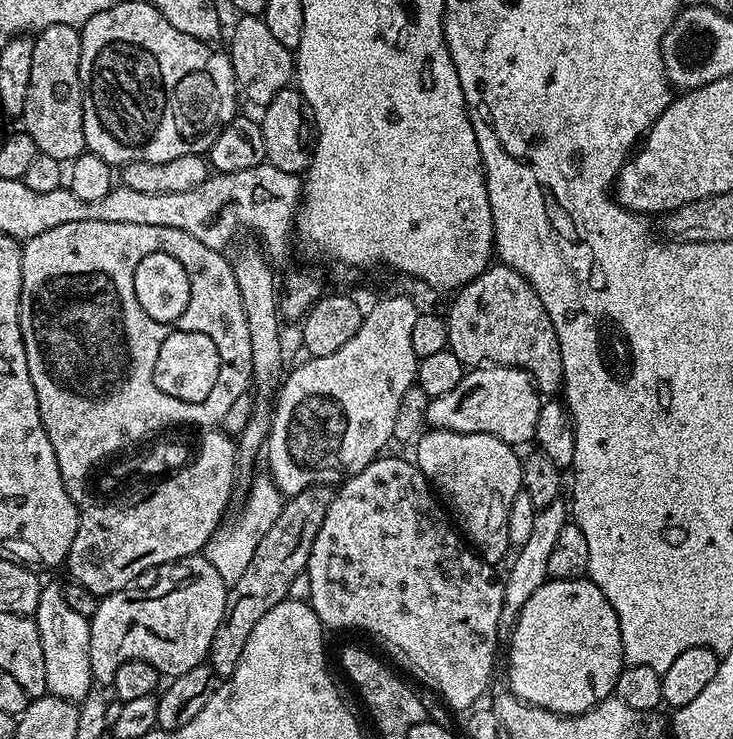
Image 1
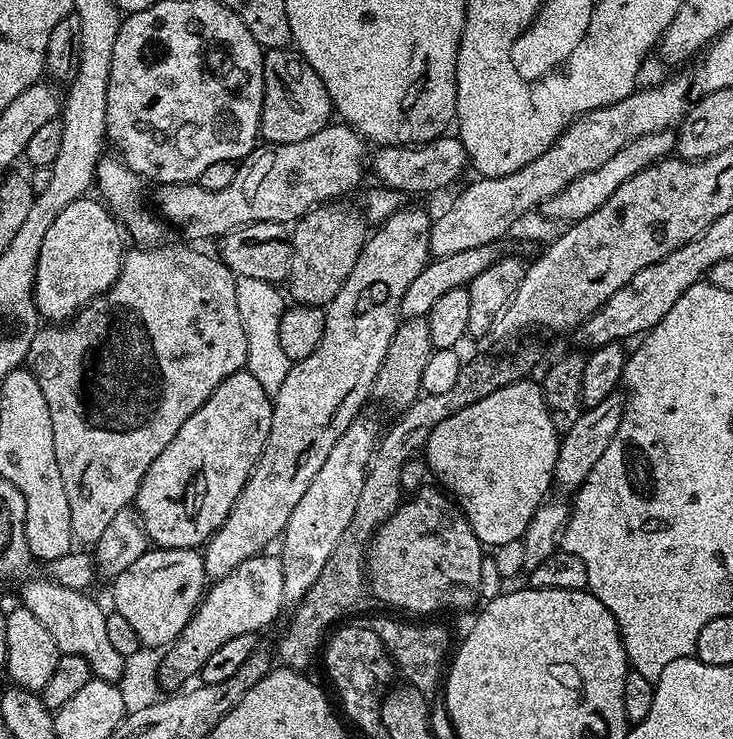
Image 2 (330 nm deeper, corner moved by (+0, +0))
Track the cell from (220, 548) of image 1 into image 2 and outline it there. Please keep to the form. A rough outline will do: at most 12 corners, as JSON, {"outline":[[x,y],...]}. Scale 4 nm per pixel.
{"outline":[[236,277],[246,370],[262,390],[282,390],[294,361],[278,342],[286,296]]}

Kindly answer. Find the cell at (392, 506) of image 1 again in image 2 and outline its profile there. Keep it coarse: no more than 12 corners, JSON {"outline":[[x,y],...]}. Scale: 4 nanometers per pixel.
{"outline":[[411,493],[366,584],[404,612],[467,613],[486,552],[455,499]]}

